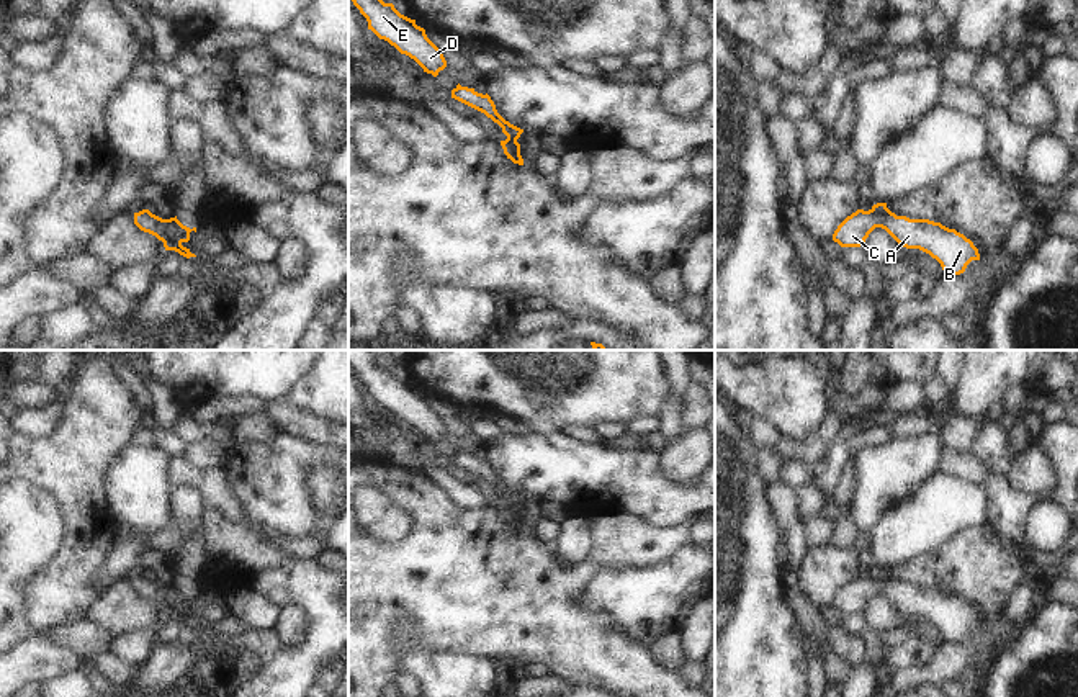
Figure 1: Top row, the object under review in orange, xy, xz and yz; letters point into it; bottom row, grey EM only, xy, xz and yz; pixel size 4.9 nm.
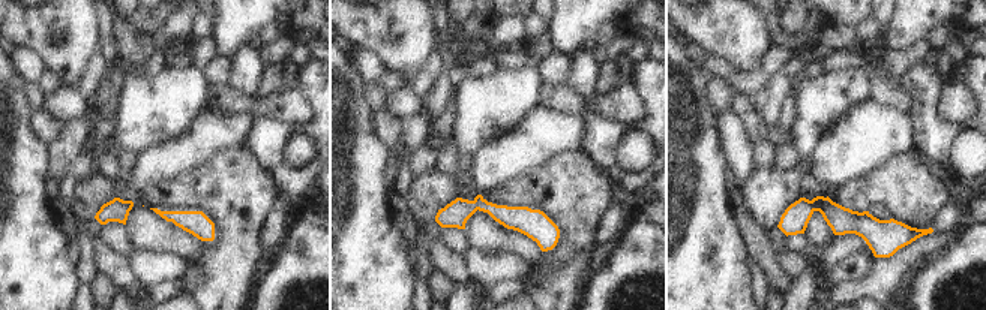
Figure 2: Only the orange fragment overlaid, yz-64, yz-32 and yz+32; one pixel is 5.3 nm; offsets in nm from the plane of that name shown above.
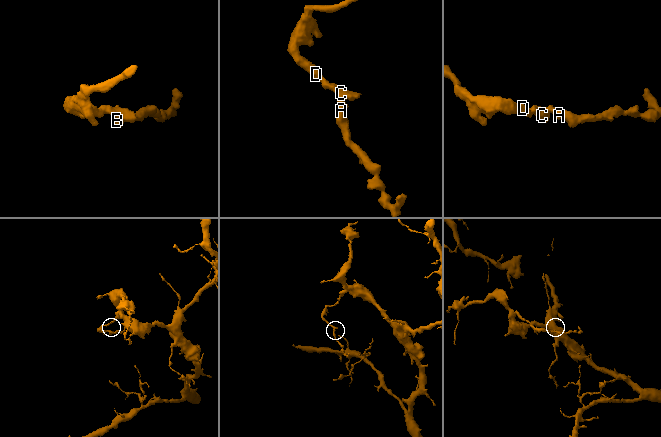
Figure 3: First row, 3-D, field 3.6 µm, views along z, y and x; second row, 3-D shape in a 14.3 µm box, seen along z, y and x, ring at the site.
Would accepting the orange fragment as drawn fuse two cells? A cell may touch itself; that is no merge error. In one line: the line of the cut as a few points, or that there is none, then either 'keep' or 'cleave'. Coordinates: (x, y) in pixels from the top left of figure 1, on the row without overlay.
no cut; keep

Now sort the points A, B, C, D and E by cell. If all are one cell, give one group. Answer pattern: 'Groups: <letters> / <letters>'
Groups: A B C D E

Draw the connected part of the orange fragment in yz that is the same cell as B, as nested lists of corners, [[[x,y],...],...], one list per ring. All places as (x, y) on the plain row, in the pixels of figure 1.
[[[887,569],[847,582],[833,607],[841,614],[860,614],[875,594],[885,596],[901,614],[929,620],[941,630],[944,641],[960,641],[972,627],[980,627],[978,615],[963,600],[929,586],[896,582]]]

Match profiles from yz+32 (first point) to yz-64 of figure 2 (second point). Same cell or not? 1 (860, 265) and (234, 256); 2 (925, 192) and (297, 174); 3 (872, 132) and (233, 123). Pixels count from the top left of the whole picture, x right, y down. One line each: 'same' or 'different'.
1: different
2: different
3: same

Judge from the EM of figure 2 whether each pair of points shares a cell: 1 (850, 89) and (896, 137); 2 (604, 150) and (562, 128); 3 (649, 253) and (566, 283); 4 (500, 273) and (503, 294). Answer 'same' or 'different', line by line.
1: different
2: different
3: different
4: different

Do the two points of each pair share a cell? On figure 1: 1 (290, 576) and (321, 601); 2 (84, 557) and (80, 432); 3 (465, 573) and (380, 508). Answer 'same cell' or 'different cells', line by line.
1: same cell
2: same cell
3: different cells

